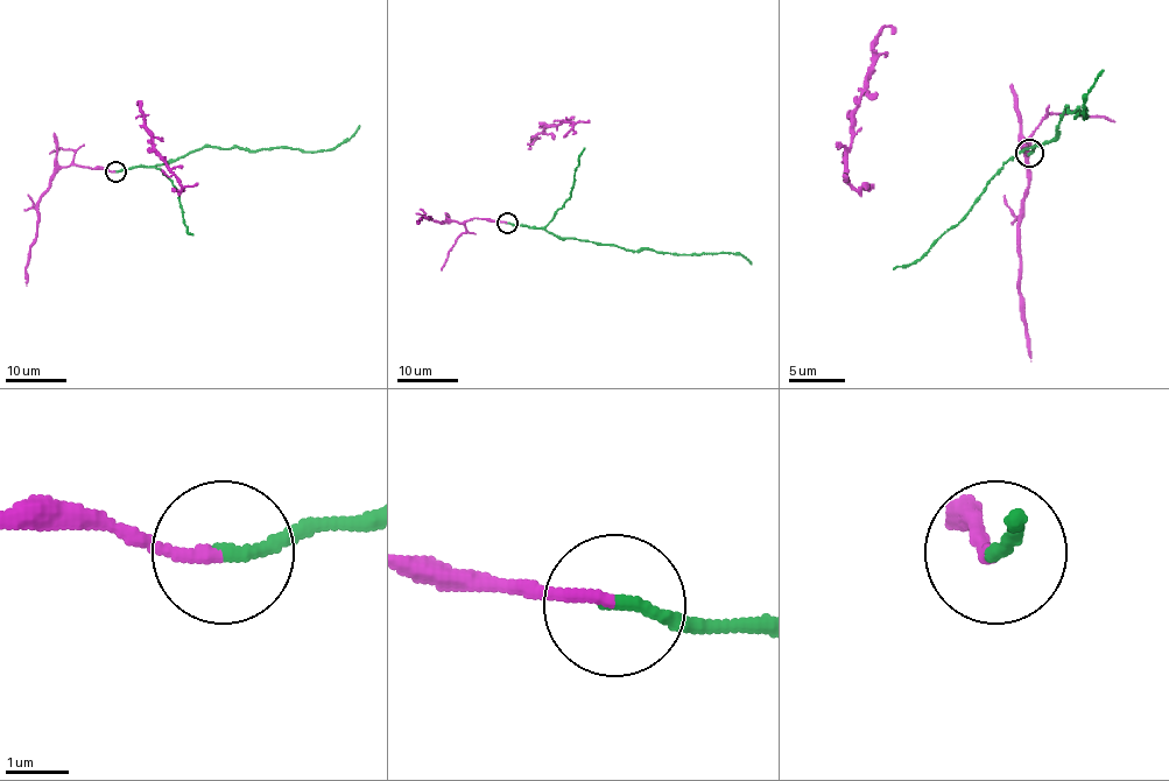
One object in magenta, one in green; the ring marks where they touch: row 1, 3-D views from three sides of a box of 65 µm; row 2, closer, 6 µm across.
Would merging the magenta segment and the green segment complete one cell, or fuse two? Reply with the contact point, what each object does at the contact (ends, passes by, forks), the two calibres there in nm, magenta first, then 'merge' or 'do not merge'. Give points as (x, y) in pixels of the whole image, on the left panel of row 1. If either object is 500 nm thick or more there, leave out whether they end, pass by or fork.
(115, 171) | magenta ends | green ends | 190/200 nm | merge

